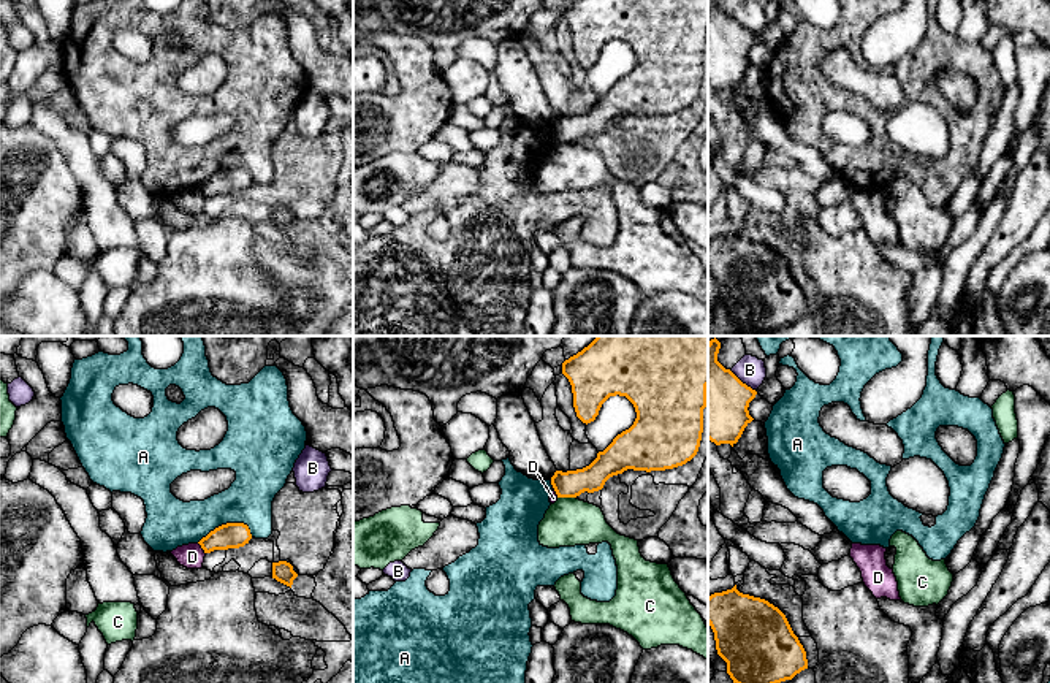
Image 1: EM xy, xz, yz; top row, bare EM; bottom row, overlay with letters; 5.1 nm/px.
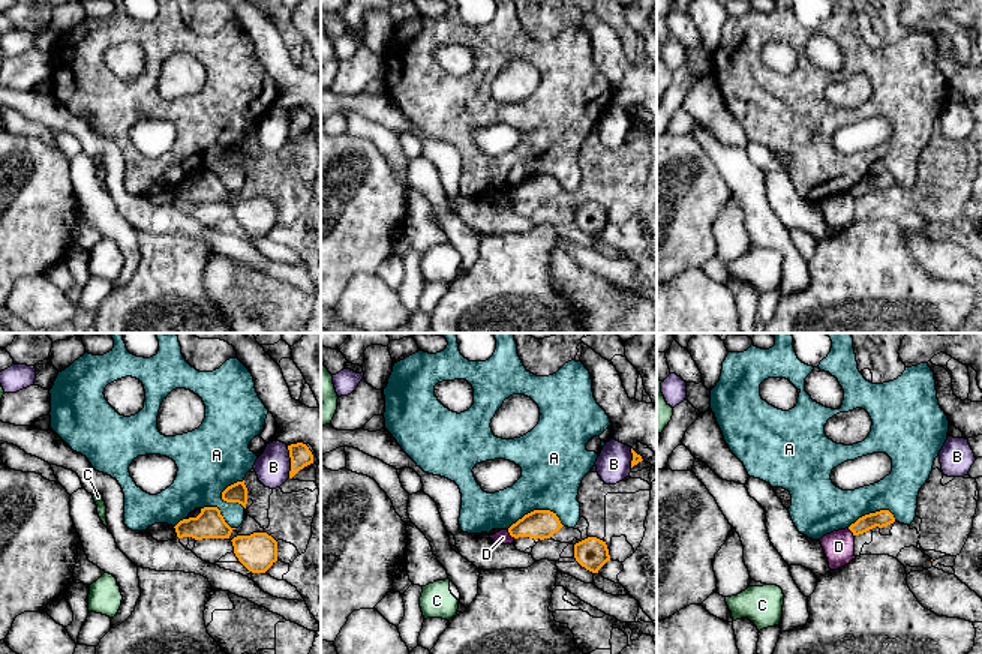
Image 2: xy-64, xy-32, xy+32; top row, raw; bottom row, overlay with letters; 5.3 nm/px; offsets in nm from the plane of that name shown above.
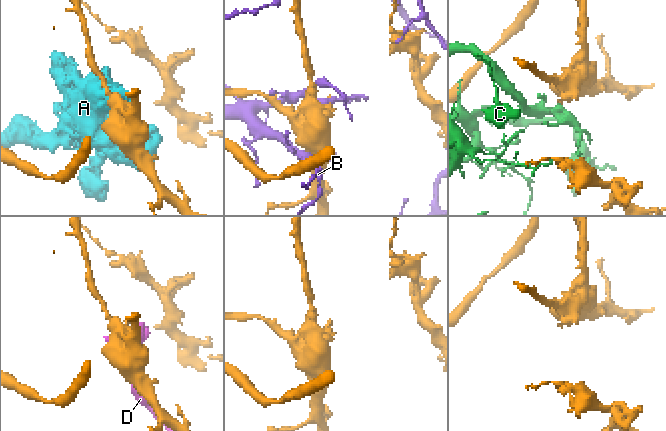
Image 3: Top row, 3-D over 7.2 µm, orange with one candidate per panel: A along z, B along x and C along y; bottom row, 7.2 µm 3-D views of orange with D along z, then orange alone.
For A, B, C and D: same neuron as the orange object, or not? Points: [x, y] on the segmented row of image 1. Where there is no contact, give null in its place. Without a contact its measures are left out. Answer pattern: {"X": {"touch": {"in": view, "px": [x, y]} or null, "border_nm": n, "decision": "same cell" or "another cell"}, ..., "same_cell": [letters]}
{"A": {"touch": {"in": "xy", "px": [227, 523]}, "border_nm": 300, "decision": "another cell"}, "B": {"touch": {"in": "yz", "px": [740, 381]}, "border_nm": 170, "decision": "another cell"}, "C": {"touch": {"in": "xz", "px": [567, 496]}, "border_nm": 100, "decision": "another cell"}, "D": {"touch": {"in": "xy", "px": [201, 547]}, "border_nm": 70, "decision": "another cell"}, "same_cell": []}

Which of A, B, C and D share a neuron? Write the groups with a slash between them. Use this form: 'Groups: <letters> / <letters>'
Groups: A / B / C / D

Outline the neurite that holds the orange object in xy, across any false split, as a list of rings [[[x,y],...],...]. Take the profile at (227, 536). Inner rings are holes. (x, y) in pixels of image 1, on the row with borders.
[[[226,523],[211,531],[198,544],[201,545],[204,553],[211,553],[214,550],[244,547],[245,544],[249,544],[250,539],[252,539],[252,534],[247,525]]]

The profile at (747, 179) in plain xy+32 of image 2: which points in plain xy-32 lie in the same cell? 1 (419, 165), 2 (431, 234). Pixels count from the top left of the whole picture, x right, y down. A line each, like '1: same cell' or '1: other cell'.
1: other cell
2: same cell

